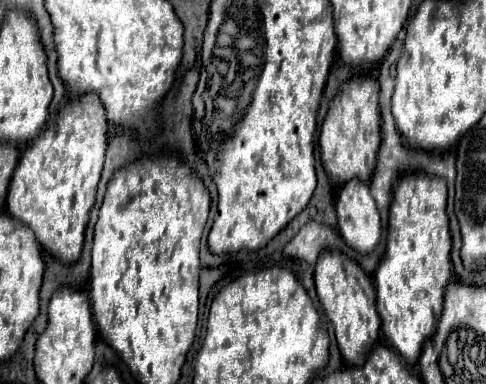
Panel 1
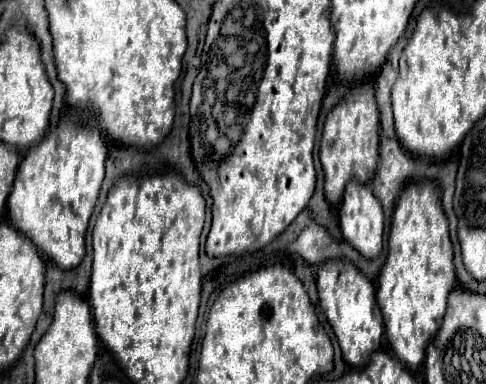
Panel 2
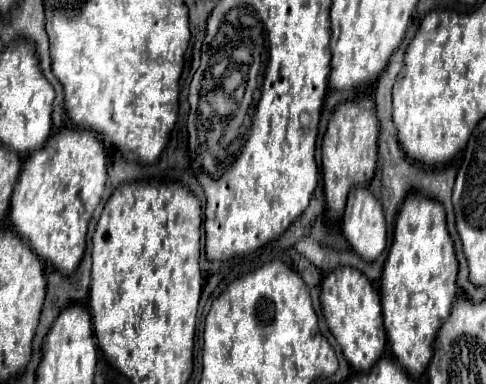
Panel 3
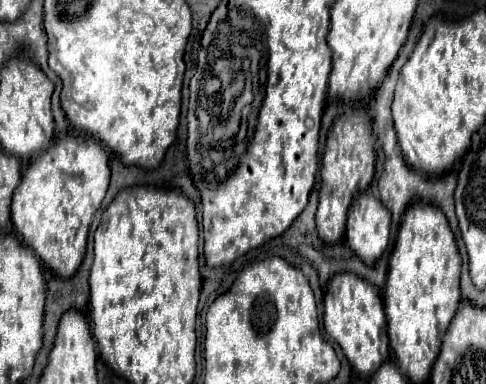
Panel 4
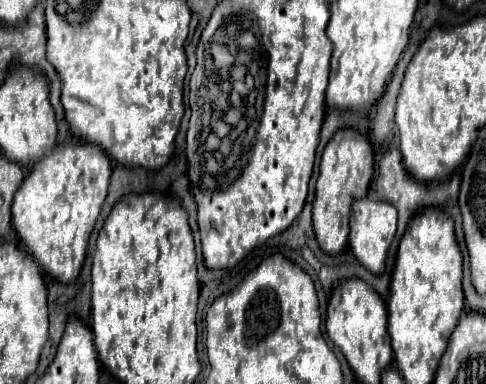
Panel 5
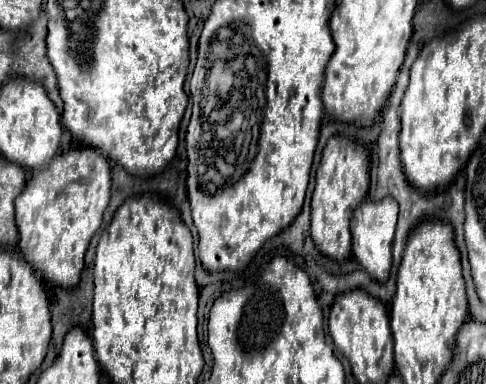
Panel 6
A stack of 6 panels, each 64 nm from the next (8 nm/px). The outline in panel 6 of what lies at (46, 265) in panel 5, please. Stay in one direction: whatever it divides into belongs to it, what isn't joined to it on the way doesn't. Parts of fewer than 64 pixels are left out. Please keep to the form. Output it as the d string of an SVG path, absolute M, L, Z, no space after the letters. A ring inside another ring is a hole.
M96 148L60 154L46 170L40 170L16 198L16 224L20 232L20 254L48 282L72 288L80 282L84 254L90 238L102 226L110 202L110 164Z

